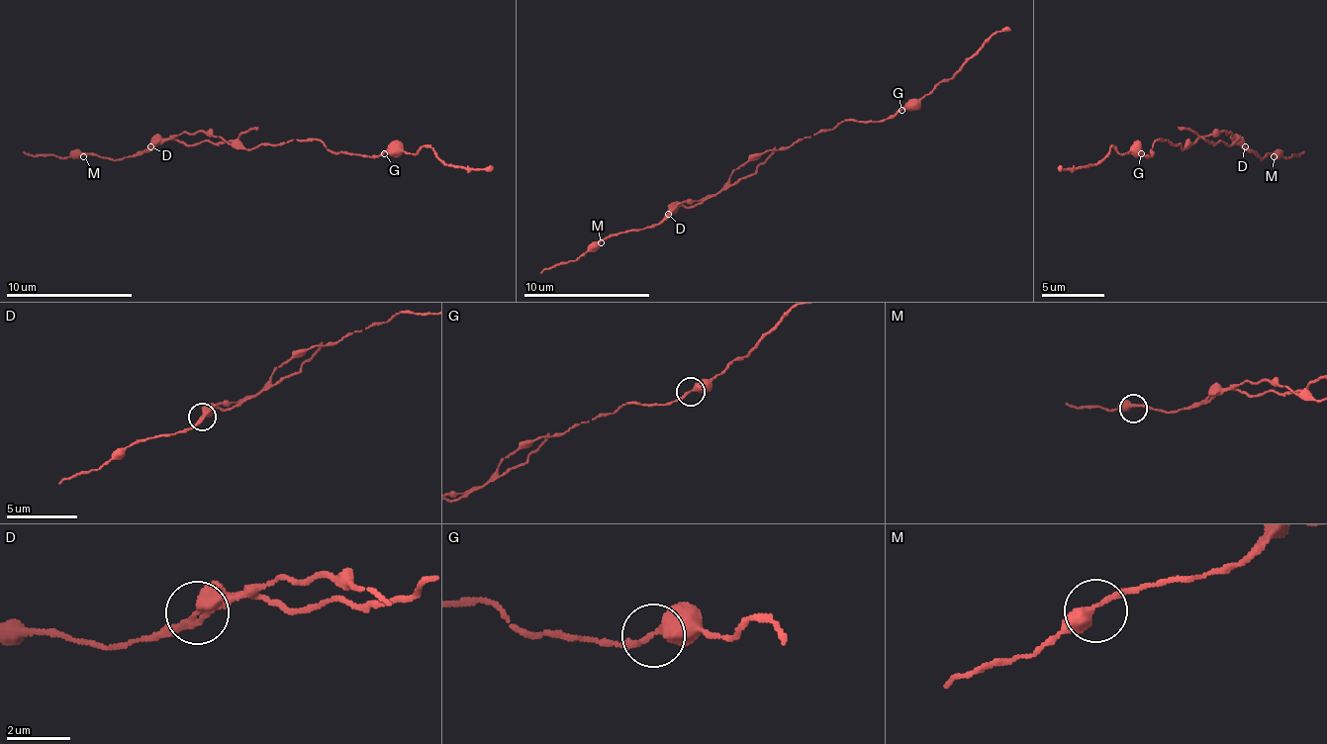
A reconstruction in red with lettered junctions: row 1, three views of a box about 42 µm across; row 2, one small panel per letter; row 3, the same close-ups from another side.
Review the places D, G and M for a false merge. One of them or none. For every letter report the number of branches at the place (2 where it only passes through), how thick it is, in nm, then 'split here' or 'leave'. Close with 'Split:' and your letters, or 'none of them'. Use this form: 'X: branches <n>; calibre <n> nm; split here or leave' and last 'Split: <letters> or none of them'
D: branches 2; calibre 400 nm; split here
G: branches 2; calibre 400 nm; leave
M: branches 2; calibre 380 nm; leave
Split: D

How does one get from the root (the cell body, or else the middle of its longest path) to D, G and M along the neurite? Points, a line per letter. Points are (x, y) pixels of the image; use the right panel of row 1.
D: (1182, 146), (1185, 150), (1207, 135), (1213, 135), (1226, 143), (1239, 140), (1245, 146)
G: (1182, 146), (1176, 146), (1170, 140), (1157, 140), (1150, 156), (1141, 153)
M: (1182, 146), (1185, 150), (1201, 138), (1213, 135), (1226, 143), (1242, 140), (1261, 159), (1268, 153), (1274, 156)

